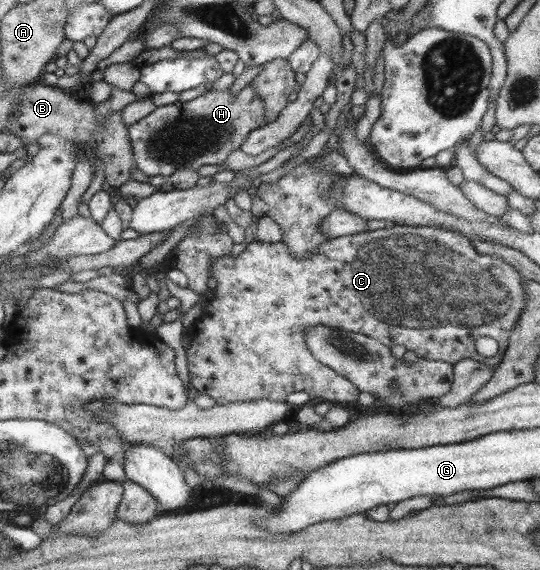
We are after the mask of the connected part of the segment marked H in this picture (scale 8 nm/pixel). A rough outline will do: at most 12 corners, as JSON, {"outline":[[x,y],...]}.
{"outline":[[251,84],[128,126],[147,175],[223,164],[266,123]]}

